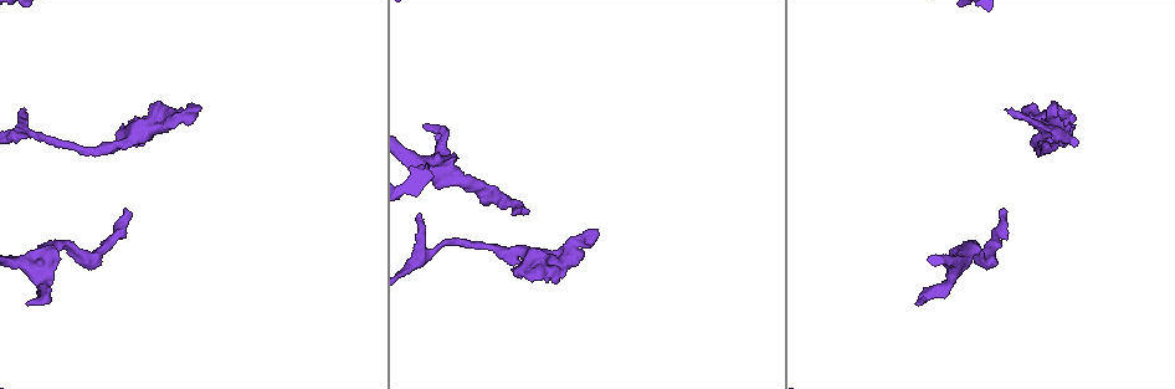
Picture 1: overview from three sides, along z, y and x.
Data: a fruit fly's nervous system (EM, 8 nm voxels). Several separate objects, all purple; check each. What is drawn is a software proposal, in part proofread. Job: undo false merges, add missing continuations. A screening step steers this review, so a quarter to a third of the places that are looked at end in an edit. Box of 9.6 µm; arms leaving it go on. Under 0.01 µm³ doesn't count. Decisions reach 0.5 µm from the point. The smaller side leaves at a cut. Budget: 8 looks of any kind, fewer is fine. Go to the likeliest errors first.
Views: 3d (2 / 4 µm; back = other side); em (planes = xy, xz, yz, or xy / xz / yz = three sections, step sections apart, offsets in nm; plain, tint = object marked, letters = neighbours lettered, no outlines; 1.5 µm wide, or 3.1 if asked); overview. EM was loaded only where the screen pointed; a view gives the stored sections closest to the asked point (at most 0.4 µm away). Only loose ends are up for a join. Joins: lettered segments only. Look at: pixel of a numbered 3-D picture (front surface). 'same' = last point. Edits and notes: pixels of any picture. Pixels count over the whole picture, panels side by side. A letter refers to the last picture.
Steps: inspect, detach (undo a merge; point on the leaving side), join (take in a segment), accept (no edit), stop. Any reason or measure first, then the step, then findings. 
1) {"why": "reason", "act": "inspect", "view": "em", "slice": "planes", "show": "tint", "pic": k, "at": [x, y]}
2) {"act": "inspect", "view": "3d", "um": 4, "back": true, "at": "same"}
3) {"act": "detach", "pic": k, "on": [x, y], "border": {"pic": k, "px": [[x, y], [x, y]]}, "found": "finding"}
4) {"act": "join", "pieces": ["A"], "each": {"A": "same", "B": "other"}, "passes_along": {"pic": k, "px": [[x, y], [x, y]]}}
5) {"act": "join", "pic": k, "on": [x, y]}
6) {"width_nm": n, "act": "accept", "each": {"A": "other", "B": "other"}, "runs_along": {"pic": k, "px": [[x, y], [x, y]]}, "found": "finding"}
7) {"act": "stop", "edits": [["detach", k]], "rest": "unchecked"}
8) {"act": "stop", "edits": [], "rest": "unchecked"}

{"why": "branch stops here", "act": "inspect", "view": "3d", "um": 2, "pic": 1, "at": [596, 230]}

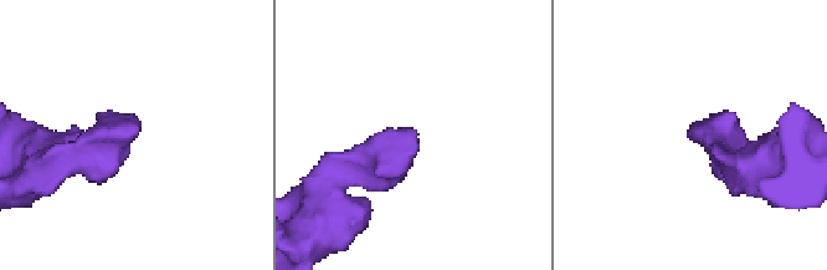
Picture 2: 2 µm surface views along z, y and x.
{"act": "inspect", "view": "em", "slice": "planes", "show": "plain", "pic": 2, "at": [410, 129]}

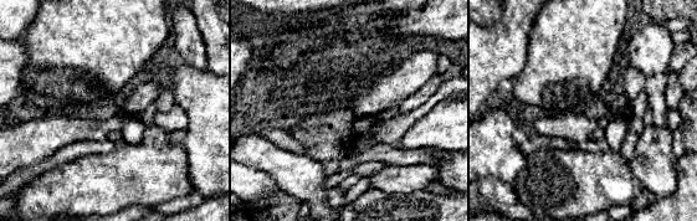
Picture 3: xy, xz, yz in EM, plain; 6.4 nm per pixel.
{"why": "see the neighbours", "act": "inspect", "view": "em", "slice": "planes", "show": "letters", "at": "same"}

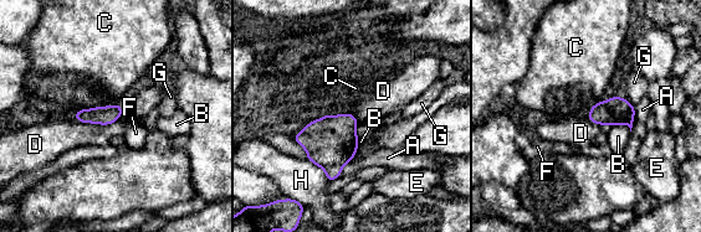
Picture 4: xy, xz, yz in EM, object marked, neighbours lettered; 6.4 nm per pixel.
{"longest_contact_nm": ["D", 320], "act": "accept", "each": {"A": "other", "B": "other", "C": "other", "D": "other", "E": "other", "F": "other", "G": "other", "H": "other"}, "found": "none of them fits"}

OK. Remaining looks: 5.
{"why": "an open end", "act": "inspect", "view": "em", "slice": "planes", "show": "letters", "pic": 1, "at": [57, 260]}

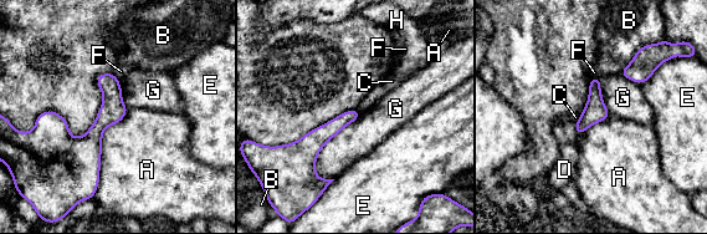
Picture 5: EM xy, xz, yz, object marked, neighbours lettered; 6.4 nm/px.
{"act": "accept", "each": {"A": "other", "B": "other", "C": "other", "D": "other", "E": "other", "F": "other", "G": "other", "H": "other"}, "runs_along": {"pic": 5, "px": [[355, 113], [297, 152]]}, "found": "none of them fits"}

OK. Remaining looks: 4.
{"act": "inspect", "view": "3d", "um": 4, "pic": 1, "at": [526, 257]}

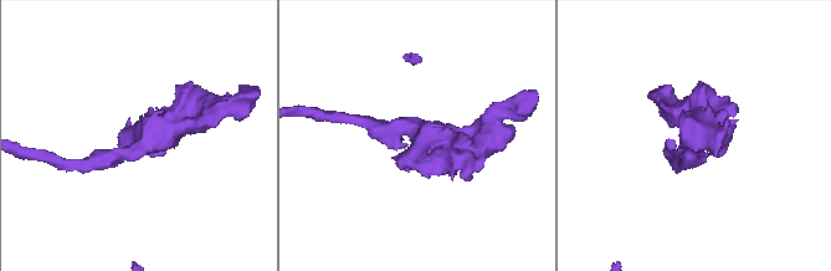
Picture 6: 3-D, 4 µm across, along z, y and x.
{"why": "shape alone is not enough", "act": "inspect", "view": "em", "slice": "planes", "show": "tint", "pic": 6, "at": [690, 144]}

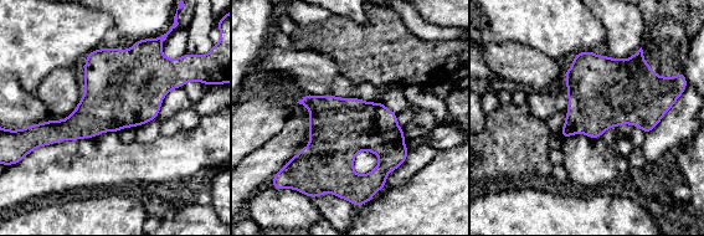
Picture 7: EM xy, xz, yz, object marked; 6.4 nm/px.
{"act": "inspect", "view": "em", "slice": "planes", "show": "letters", "at": "same"}

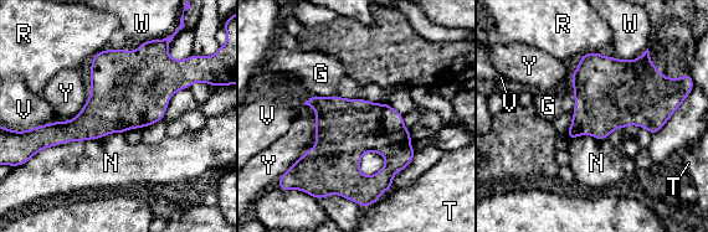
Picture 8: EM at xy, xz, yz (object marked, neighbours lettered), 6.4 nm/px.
{"act": "accept", "each": {"G": "other", "N": "other", "R": "other", "T": "other", "V": "other", "W": "other", "Y": "other"}, "border": {"pic": 8, "px": [[123, 132], [62, 142], [42, 149]]}, "found": "all the same neuron"}

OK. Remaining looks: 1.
{"act": "stop", "edits": [], "rest": "unchecked"}

